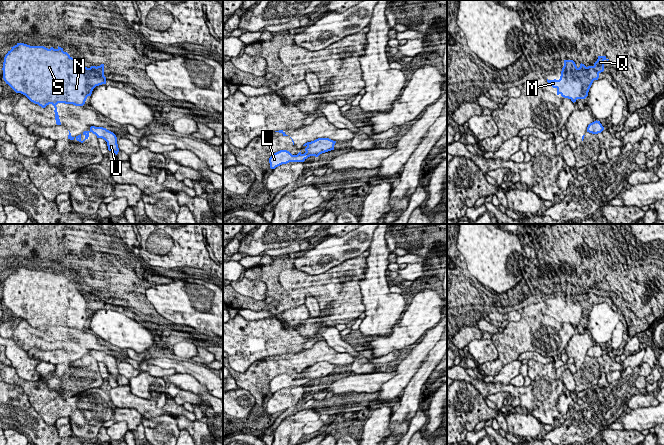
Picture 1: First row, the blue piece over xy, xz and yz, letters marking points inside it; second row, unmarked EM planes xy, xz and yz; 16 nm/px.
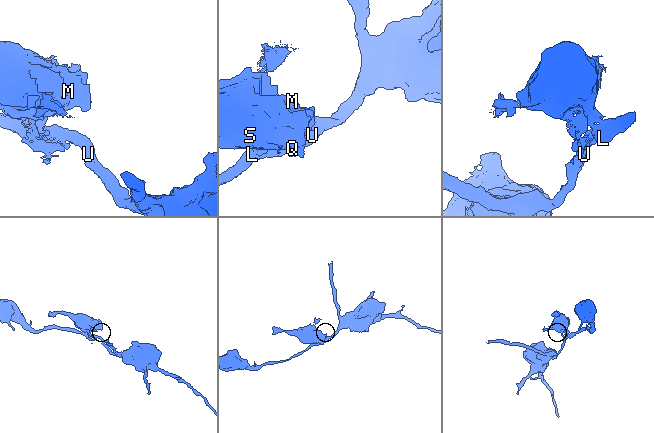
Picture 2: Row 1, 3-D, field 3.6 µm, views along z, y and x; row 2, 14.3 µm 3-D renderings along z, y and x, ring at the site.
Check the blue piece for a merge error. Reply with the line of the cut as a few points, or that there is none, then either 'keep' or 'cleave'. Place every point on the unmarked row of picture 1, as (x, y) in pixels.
cut xz (313, 365), (307, 369); cleave

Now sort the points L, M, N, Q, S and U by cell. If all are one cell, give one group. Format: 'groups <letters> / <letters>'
groups L U / M N Q S

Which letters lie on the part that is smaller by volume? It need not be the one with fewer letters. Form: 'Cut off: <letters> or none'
Cut off: M, N, Q, S

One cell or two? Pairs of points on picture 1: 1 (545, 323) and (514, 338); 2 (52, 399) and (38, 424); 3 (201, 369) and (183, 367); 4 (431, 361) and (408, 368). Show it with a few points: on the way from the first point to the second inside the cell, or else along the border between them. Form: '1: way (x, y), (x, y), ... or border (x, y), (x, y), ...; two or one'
1: way (537, 327), (530, 334), (522, 336); one
2: border (28, 399), (42, 419), (53, 425); two
3: way (197, 369), (187, 368); one
4: border (435, 344), (408, 383); two

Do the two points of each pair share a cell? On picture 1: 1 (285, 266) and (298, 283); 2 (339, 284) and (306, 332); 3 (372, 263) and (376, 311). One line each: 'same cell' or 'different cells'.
1: different cells
2: same cell
3: same cell

